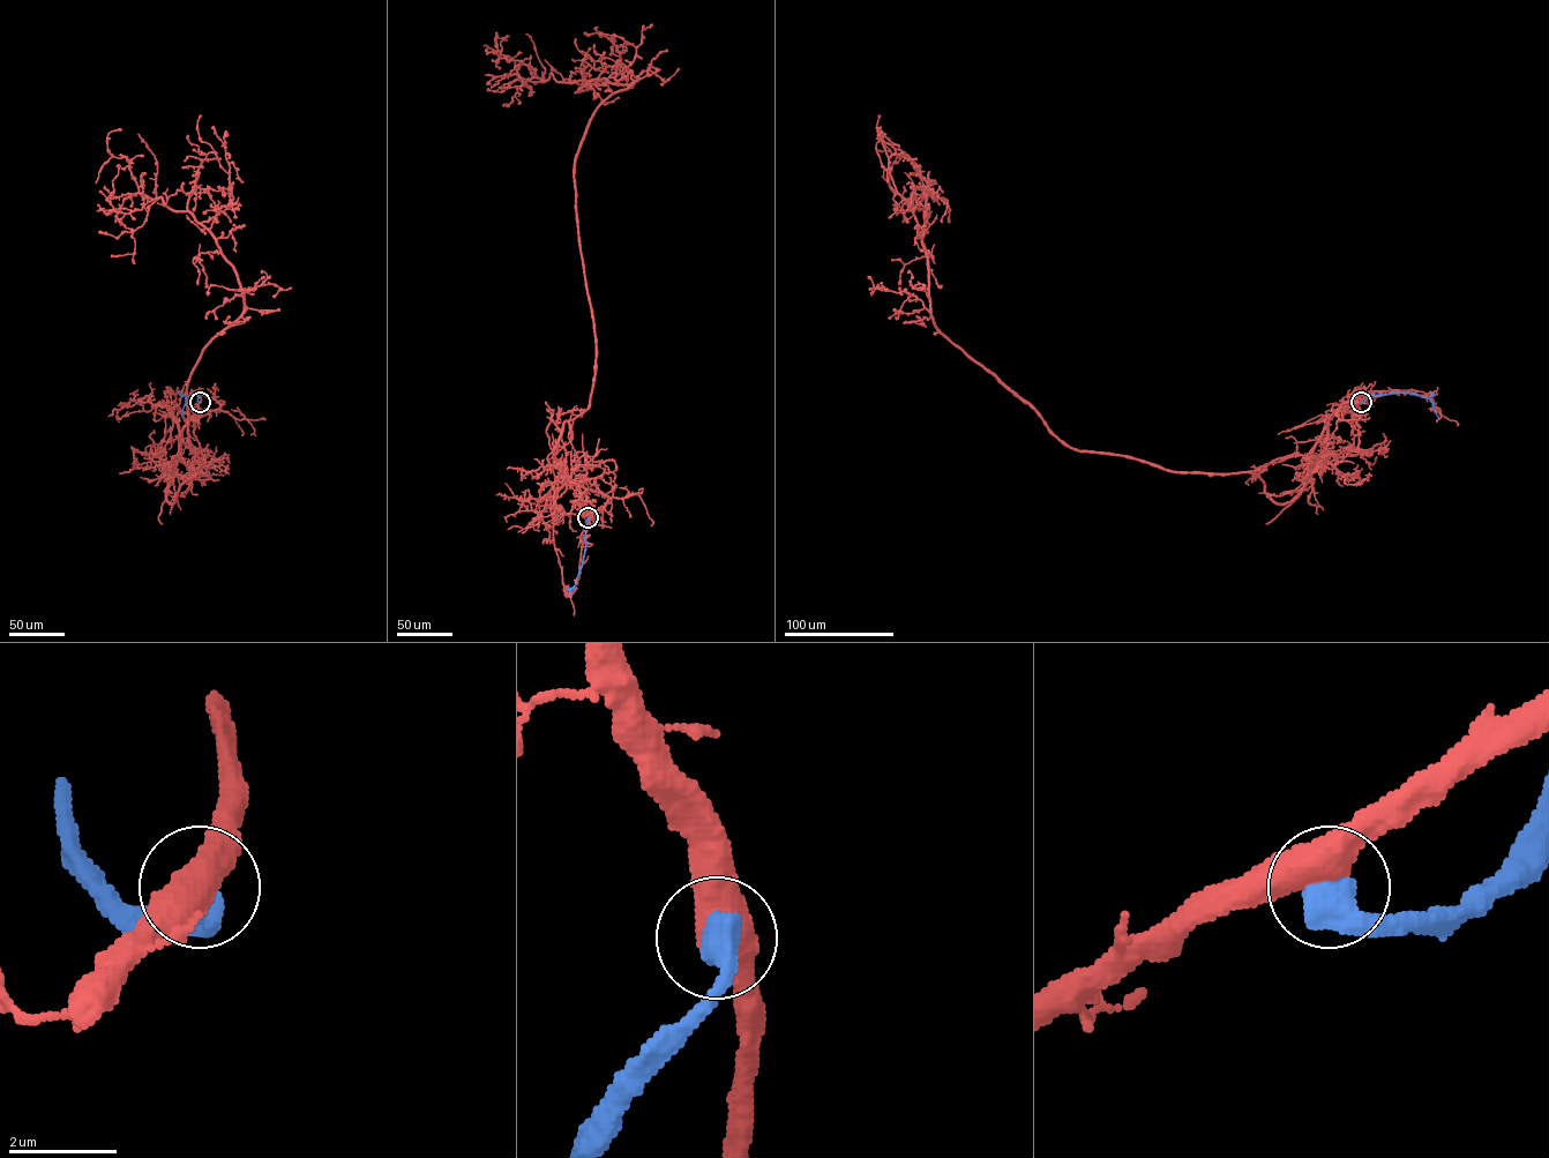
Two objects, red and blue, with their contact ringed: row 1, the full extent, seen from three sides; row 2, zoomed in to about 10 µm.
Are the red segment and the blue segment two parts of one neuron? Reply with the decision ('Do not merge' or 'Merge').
Do not merge

